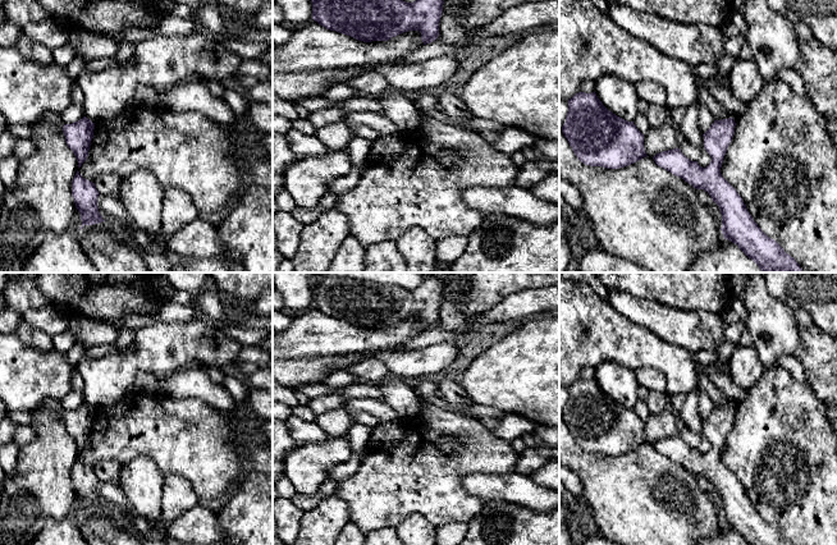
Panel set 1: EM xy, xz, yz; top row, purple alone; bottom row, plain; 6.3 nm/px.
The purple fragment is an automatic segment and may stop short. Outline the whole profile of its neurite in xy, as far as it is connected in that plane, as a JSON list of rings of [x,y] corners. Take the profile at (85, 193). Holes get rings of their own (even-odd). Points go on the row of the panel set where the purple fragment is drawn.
[[[77,170],[72,180],[72,196],[74,198],[76,209],[81,214],[82,226],[93,225],[105,221],[99,212],[97,197],[99,191],[95,183],[84,179]]]

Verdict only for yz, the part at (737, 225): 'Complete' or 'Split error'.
Complete

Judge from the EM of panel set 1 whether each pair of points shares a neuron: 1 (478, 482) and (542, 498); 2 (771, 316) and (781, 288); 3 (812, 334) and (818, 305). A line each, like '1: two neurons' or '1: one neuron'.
1: one neuron
2: two neurons
3: two neurons

